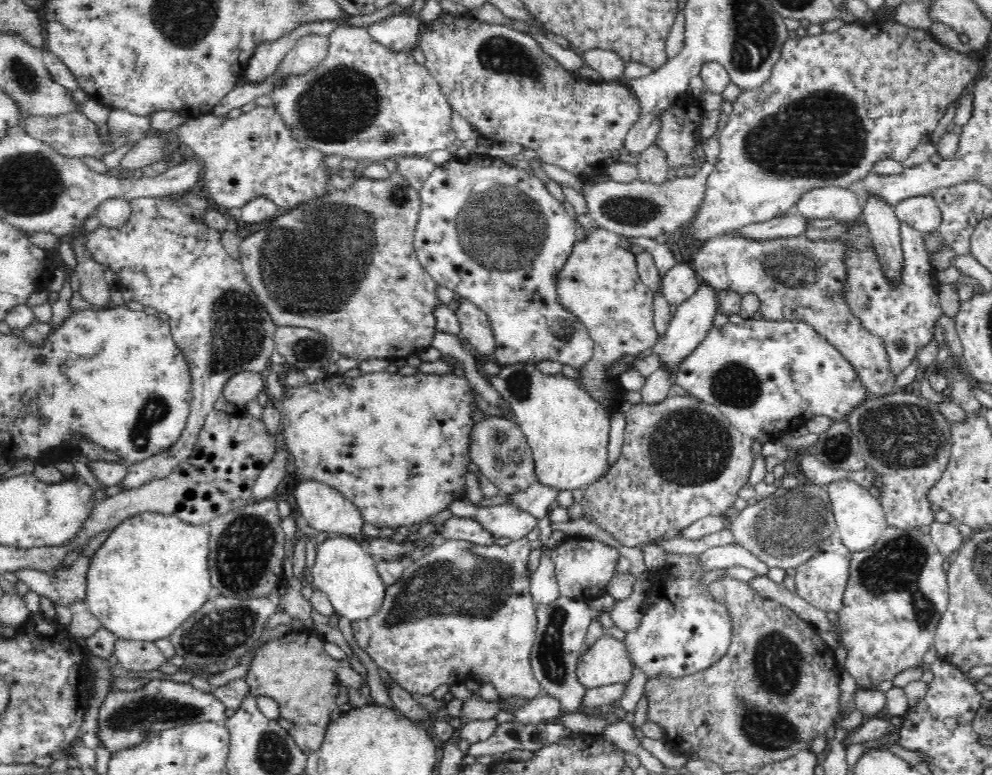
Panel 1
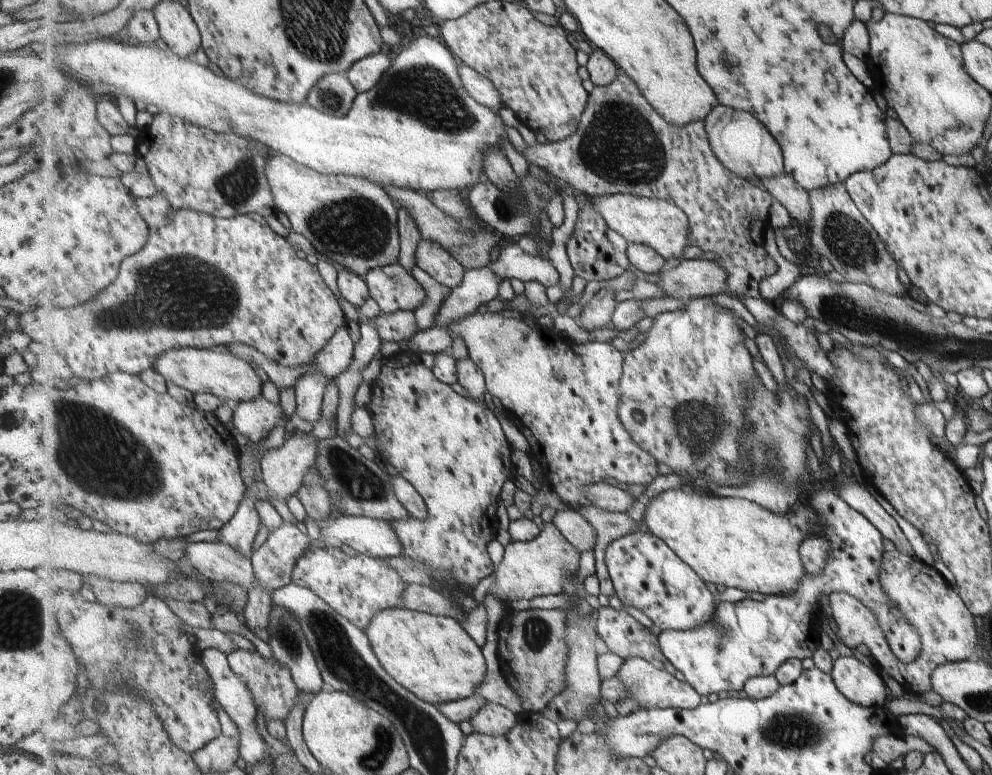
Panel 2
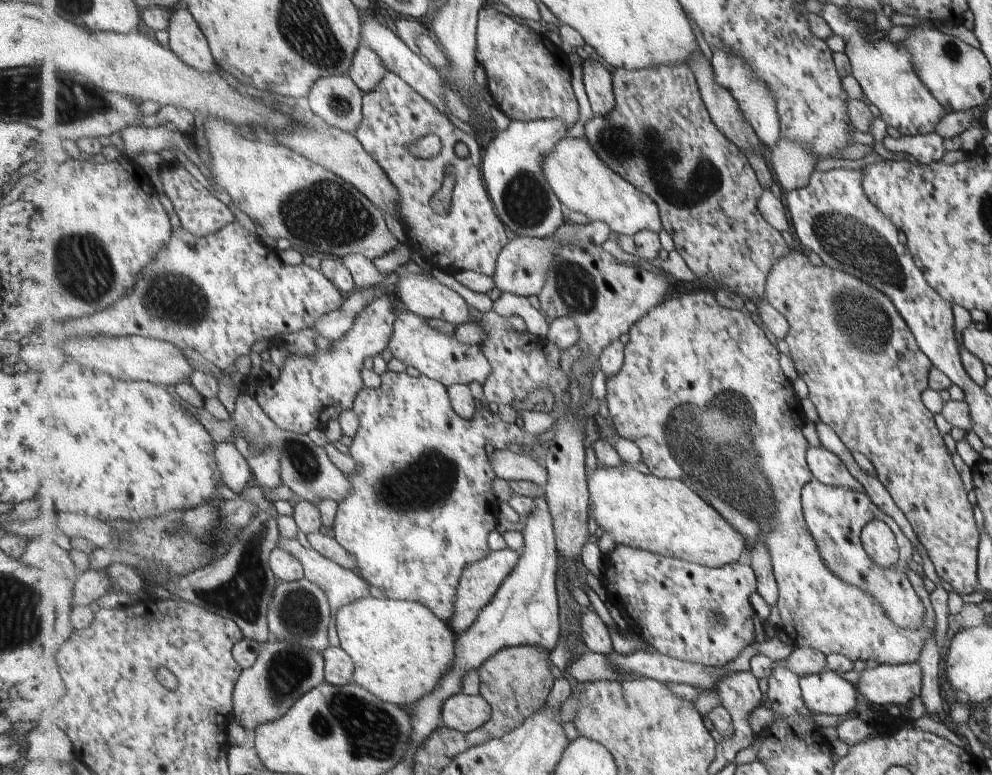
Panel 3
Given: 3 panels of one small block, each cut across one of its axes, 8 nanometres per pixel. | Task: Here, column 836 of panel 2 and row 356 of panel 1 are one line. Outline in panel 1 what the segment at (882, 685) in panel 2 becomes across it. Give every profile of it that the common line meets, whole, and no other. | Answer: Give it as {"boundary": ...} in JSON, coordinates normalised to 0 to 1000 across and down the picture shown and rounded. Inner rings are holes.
{"boundary":[[[706,363],[703,373],[692,387],[681,394],[681,403],[677,405],[677,413],[673,421],[671,434],[667,441],[661,441],[656,446],[665,465],[675,475],[675,481],[681,479],[680,472],[685,463],[689,463],[702,445],[710,439],[710,435],[719,423],[720,408],[725,400],[723,373]]]}

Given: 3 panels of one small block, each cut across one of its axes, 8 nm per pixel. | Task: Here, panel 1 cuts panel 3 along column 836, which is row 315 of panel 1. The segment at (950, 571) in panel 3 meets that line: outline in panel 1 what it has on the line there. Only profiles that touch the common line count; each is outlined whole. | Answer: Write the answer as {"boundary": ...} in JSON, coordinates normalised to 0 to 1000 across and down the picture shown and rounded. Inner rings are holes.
{"boundary":[[[397,222],[390,231],[373,232],[360,227],[360,234],[349,245],[335,243],[334,248],[327,250],[322,257],[302,263],[298,268],[283,274],[275,285],[263,298],[244,307],[241,315],[241,333],[245,352],[249,356],[250,366],[254,370],[259,386],[266,394],[268,403],[273,408],[278,422],[298,421],[317,425],[333,443],[333,449],[340,452],[345,459],[356,462],[360,466],[371,461],[381,461],[396,466],[401,462],[410,462],[421,458],[423,452],[434,448],[439,431],[438,409],[434,397],[446,392],[442,386],[440,372],[442,366],[428,350],[428,346],[419,333],[416,323],[417,293],[420,288],[424,258],[422,249],[411,239],[406,228]]]}

